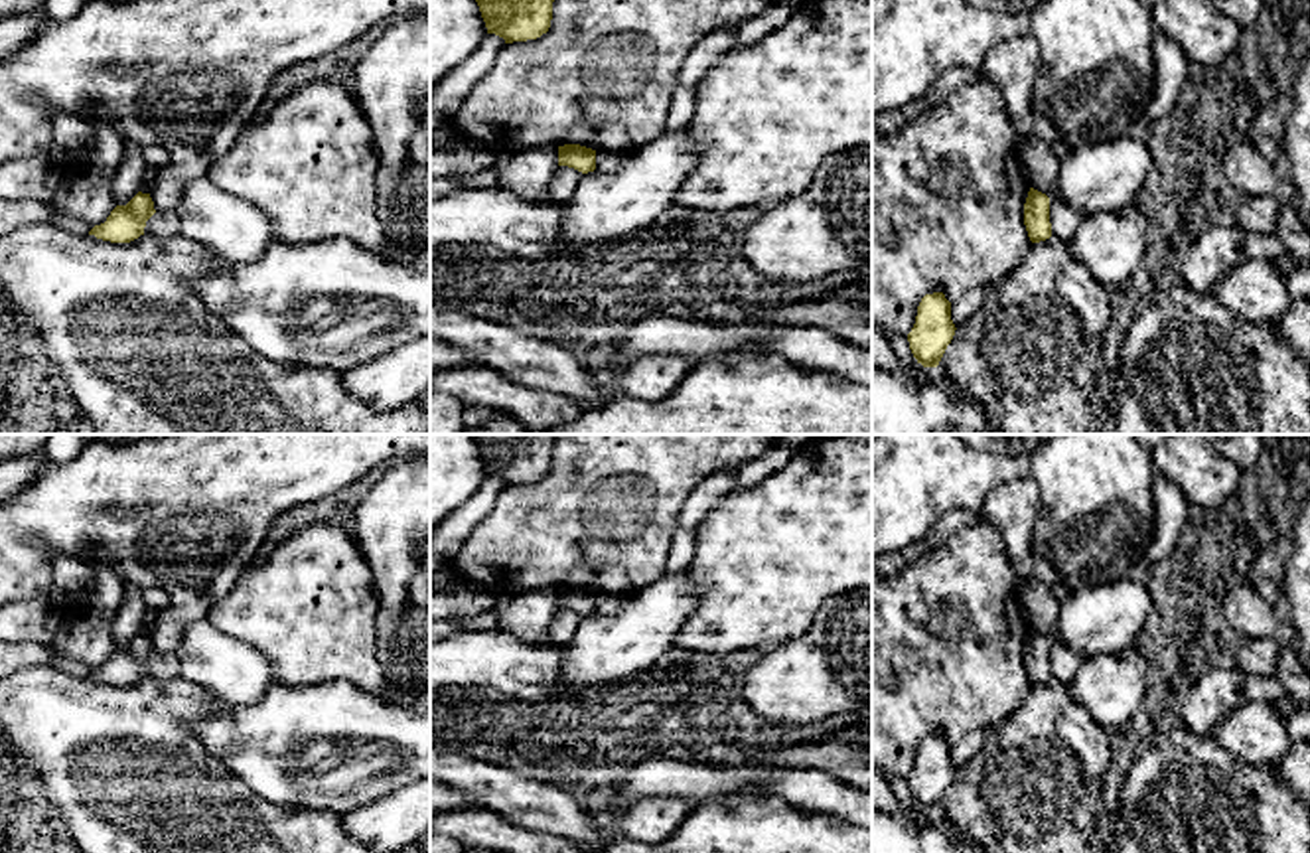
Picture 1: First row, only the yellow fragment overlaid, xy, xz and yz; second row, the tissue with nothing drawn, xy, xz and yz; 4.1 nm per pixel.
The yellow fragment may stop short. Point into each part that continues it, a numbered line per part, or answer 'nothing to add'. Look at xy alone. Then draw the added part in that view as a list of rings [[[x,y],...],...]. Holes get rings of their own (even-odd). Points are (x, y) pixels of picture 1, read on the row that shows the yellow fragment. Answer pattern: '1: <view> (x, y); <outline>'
nothing to add

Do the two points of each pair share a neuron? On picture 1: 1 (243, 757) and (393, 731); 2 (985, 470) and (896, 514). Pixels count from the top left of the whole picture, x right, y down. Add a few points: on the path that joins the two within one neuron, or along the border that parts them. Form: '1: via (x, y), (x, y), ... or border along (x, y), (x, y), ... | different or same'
1: via (281, 745), (312, 733), (356, 731) | same
2: via (963, 474), (936, 474), (918, 492) | same

